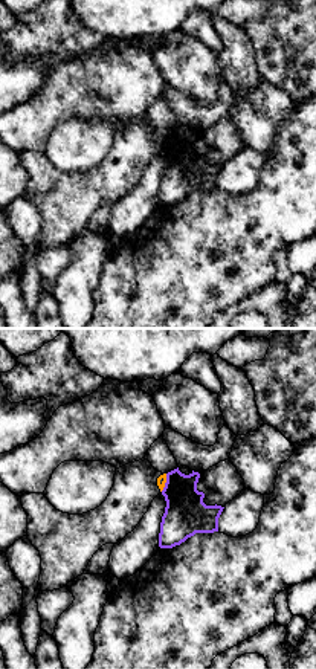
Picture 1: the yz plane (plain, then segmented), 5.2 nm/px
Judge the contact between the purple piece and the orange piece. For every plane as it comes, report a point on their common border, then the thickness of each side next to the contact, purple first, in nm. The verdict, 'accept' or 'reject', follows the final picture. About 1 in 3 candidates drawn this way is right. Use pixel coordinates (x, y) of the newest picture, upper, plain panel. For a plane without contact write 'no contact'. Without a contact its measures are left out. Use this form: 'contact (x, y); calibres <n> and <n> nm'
contact (165, 141); calibres 220 and 50 nm

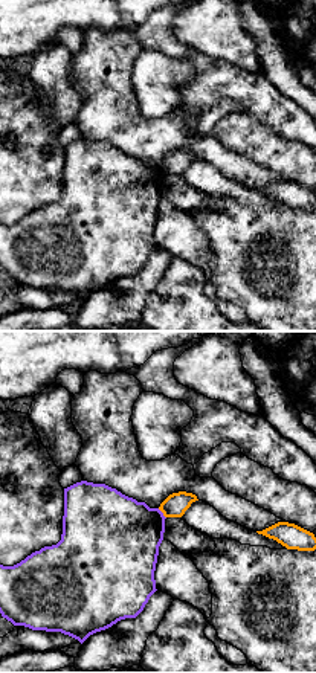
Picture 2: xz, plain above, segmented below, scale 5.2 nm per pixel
contact (162, 171); calibres 400 and 120 nm

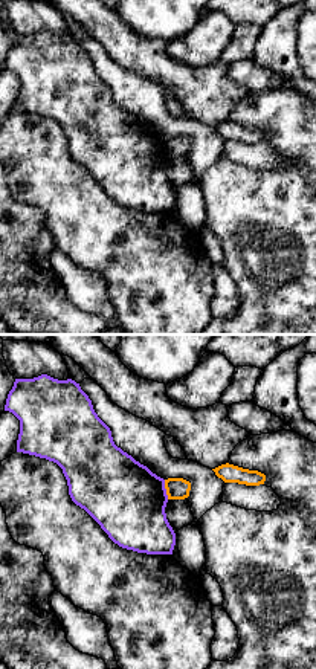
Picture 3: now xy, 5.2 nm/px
contact (165, 147); calibres 400 and 110 nm

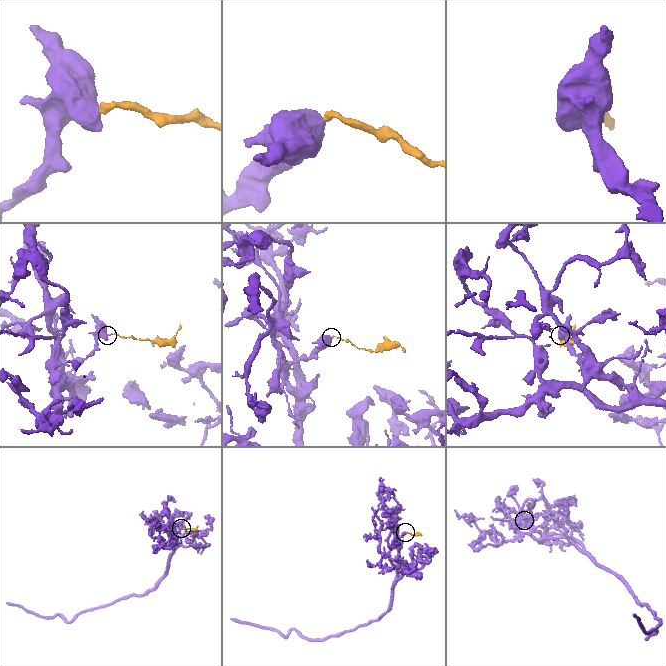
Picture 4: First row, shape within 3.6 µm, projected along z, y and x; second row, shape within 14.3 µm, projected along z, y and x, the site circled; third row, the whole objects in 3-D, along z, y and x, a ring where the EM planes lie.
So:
reject

